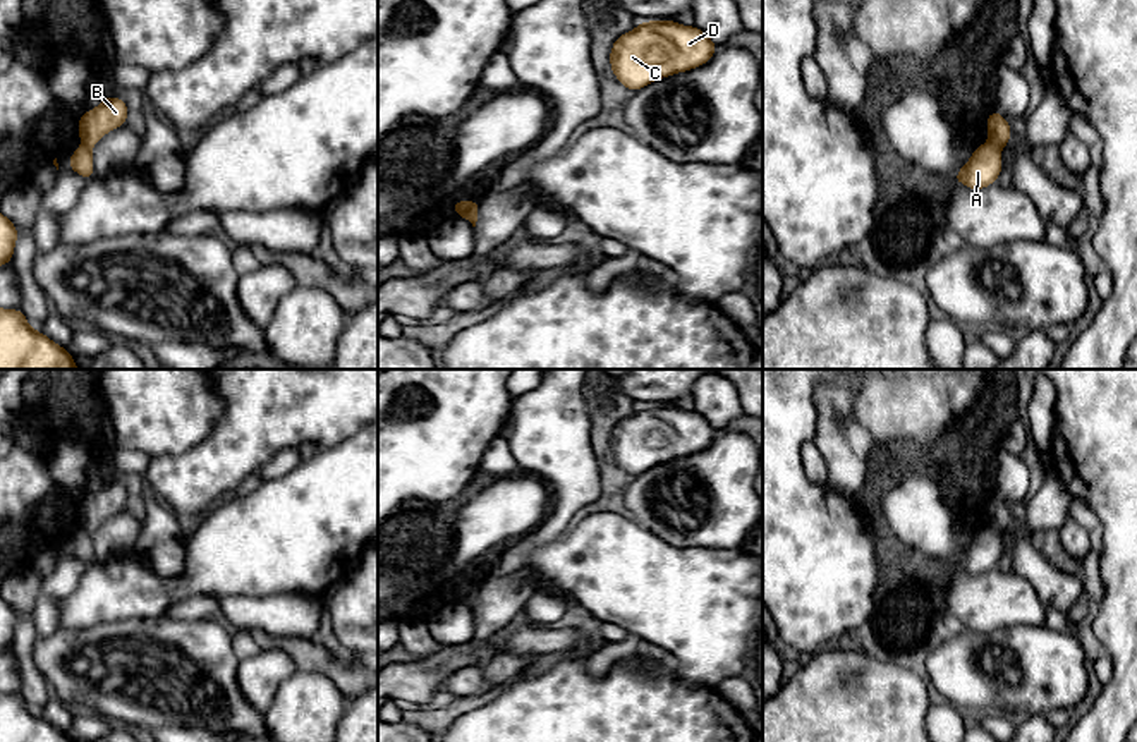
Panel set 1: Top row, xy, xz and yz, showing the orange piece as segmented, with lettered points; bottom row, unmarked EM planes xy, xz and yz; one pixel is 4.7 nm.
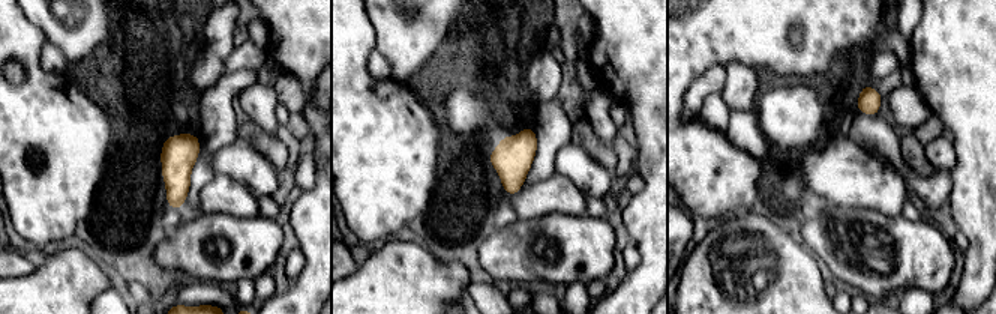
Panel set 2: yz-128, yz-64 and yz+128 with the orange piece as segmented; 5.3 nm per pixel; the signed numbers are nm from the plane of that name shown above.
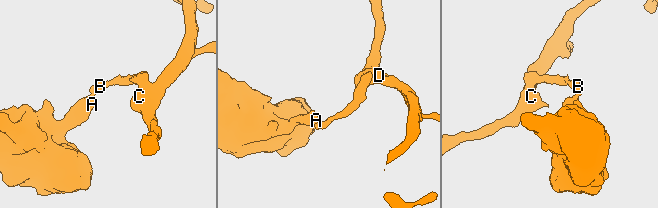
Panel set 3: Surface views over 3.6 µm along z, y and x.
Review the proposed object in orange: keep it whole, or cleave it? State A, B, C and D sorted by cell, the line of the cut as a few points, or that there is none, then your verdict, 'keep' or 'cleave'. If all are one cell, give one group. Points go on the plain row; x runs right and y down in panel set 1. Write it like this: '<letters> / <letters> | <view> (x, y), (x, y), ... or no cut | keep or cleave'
A / B C D | yz (988, 526), (998, 533) | cleave

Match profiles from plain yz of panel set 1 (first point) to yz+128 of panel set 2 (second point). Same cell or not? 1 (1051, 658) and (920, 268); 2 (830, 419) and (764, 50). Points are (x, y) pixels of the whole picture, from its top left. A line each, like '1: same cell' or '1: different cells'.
1: same cell
2: different cells

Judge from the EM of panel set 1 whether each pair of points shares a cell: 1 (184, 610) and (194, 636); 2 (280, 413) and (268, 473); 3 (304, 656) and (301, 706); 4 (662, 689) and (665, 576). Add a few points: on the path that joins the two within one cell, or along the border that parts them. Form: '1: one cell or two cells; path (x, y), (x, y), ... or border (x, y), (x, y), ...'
1: two cells; border (165, 614), (176, 619), (220, 619)
2: two cells; border (297, 445), (282, 449), (258, 471)
3: two cells; border (297, 669), (325, 675), (339, 691)
4: two cells; border (674, 670), (684, 679), (710, 689)

